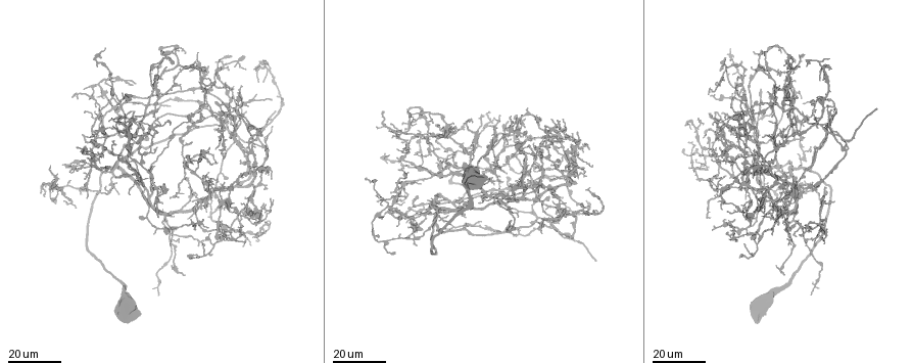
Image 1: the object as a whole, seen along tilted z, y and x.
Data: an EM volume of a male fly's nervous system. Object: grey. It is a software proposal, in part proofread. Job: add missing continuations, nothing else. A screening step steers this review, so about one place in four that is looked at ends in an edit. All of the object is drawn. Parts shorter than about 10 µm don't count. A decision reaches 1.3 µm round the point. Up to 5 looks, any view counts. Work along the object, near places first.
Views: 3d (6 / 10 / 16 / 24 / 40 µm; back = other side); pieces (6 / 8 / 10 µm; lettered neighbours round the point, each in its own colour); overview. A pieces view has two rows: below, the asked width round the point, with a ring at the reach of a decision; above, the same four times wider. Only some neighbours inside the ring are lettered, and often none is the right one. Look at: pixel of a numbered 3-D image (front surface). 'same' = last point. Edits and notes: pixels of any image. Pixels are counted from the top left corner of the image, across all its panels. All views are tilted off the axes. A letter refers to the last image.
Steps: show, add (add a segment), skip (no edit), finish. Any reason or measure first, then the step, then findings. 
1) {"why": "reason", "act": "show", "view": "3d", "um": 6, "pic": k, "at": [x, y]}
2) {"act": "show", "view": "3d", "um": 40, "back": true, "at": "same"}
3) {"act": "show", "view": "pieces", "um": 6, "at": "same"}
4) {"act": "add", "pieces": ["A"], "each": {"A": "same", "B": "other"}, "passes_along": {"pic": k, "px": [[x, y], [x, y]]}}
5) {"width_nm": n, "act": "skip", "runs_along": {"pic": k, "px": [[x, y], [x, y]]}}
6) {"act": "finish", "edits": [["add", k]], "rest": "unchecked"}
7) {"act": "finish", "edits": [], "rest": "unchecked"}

{"why": "an open end", "act": "show", "view": "3d", "um": 16, "pic": 1, "at": [398, 157]}

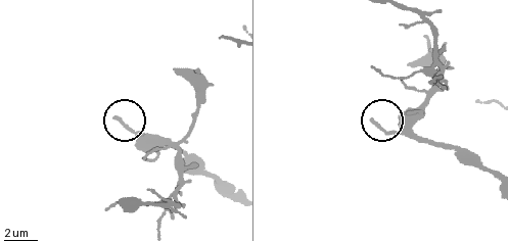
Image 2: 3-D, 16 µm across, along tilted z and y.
{"why": "zoom in", "act": "show", "view": "3d", "um": 10, "pic": 2, "at": [115, 116]}

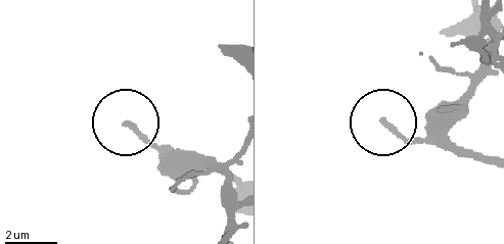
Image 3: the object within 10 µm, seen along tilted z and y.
{"act": "show", "view": "pieces", "um": 10, "pic": 3, "at": [125, 125]}

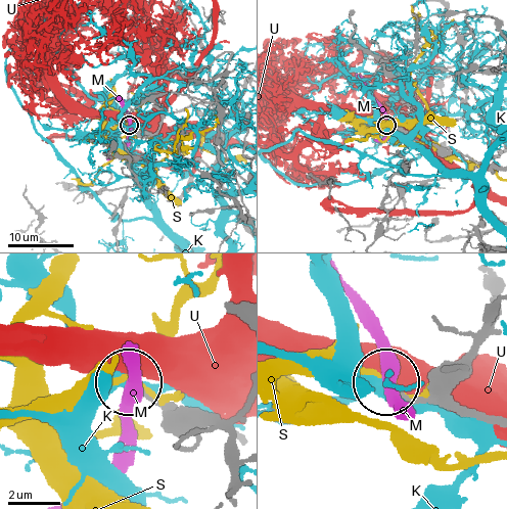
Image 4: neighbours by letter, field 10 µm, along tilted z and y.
{"act": "skip", "each": {"K": "other", "M": "other", "S": "other", "U": "other"}, "found": "none of them fits"}

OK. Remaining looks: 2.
{"why": "branch stops here", "act": "show", "view": "3d", "um": 16, "pic": 1, "at": [84, 178]}

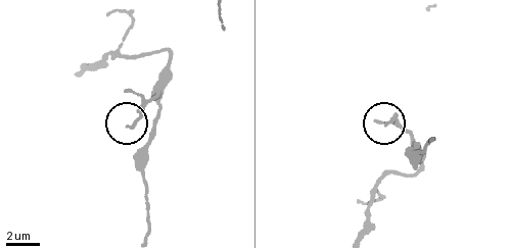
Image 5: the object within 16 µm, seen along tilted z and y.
{"act": "show", "view": "pieces", "um": 6, "pic": 5, "at": [386, 123]}

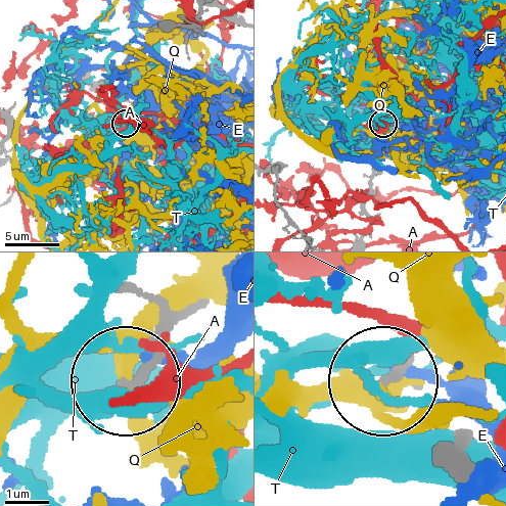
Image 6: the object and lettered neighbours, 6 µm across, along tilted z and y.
{"act": "skip", "each": {"A": "other", "E": "other", "Q": "other", "T": "other"}, "runs_along": {"pic": 6, "px": [[195, 296], [155, 358], [125, 380]]}, "found": "none of them fits"}

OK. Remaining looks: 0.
{"act": "finish", "edits": [], "rest": "unchecked"}

